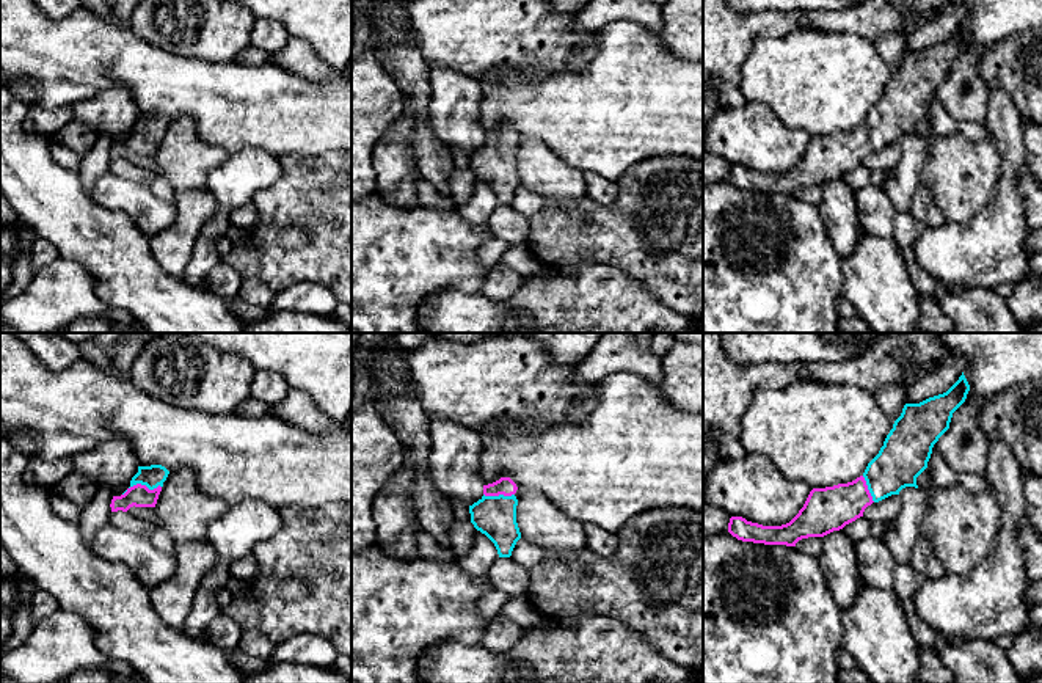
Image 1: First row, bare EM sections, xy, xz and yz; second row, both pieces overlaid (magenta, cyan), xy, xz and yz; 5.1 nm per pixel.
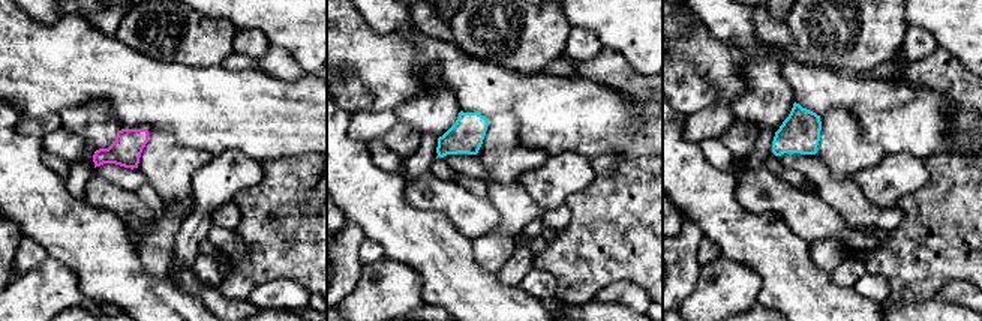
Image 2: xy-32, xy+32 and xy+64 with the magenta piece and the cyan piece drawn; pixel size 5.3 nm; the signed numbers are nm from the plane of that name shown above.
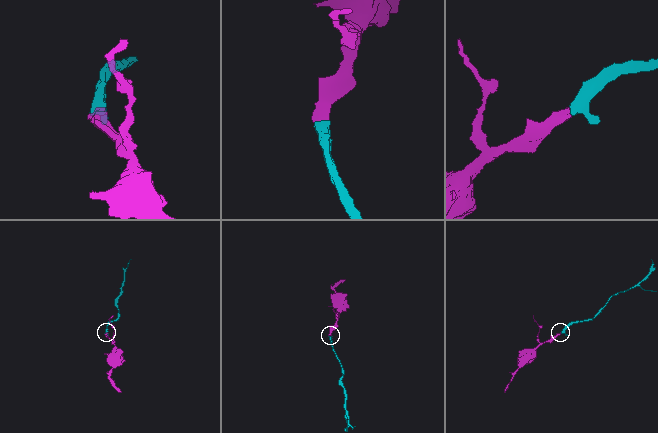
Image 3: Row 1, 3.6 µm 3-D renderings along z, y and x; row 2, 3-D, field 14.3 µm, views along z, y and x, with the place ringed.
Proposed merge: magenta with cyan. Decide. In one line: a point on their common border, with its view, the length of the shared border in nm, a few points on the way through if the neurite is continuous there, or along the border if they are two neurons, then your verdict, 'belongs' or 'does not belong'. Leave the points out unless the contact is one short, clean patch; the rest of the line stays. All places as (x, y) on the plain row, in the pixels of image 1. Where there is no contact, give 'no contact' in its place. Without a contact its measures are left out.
meets magenta in xy at (142, 134); contact 200 nm long; runs through xy (138, 143), (142, 134), (153, 124); belongs

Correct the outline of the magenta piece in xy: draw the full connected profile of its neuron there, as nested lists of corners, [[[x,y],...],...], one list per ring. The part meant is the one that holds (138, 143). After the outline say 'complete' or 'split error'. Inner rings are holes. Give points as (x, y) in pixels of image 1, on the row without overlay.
[[[162,113],[138,115],[130,135],[121,143],[113,144],[111,160],[127,160],[130,155],[155,155],[163,130],[169,119]]]; split error

